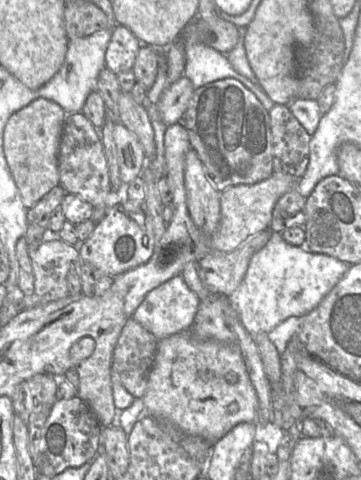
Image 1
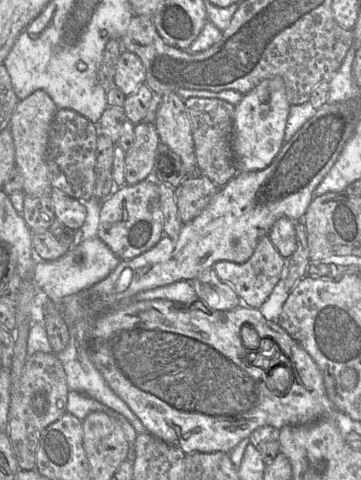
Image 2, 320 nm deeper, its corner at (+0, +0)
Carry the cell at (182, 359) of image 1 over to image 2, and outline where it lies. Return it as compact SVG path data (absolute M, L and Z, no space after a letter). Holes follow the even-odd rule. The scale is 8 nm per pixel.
M198 299L192 303L186 304L169 300L149 300L132 303L121 310L106 313L98 317L90 334L89 355L108 386L128 405L131 411L139 418L147 432L156 438L181 449L186 455L212 453L217 451L229 453L240 443L240 441L249 438L249 435L259 427L268 425L279 430L285 425L306 425L323 418L330 418L339 412L327 396L323 374L308 352L281 326L265 319L259 309L248 307L243 303L229 311L213 310ZM248 329L254 329L257 332L260 338L260 345L274 345L275 343L279 347L278 349L283 357L272 355L275 352L269 353L271 349L268 348L271 346L260 348L260 345L257 355L255 355L254 349L249 348L251 346L248 344L248 333L251 333L251 331ZM279 366L290 367L292 371L291 385L285 393L277 393L277 389L273 385L273 380L275 378L275 373L273 371Z

